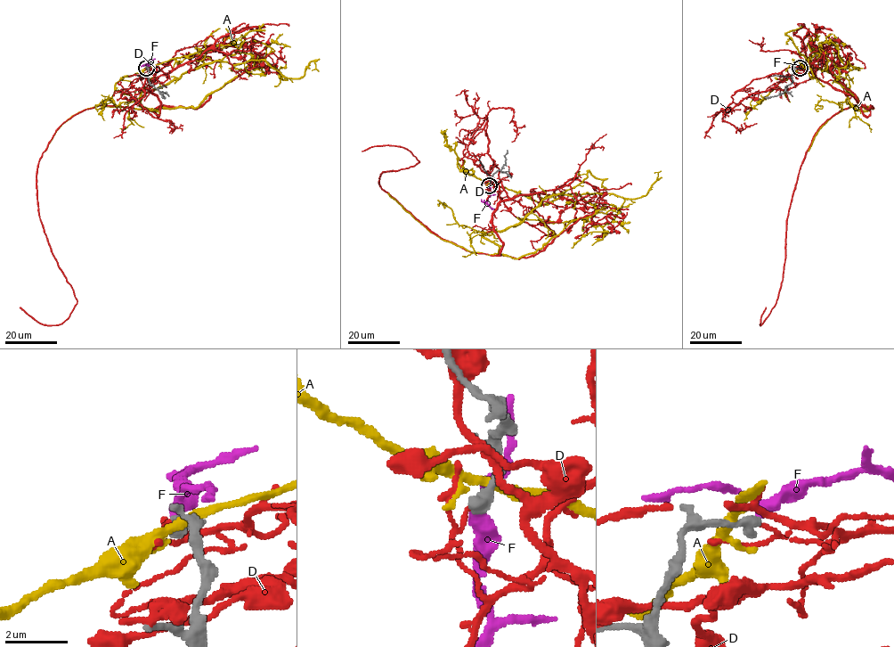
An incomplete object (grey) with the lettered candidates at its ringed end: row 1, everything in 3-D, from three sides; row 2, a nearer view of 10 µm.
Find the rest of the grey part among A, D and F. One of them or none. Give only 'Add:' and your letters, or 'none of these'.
Add: F

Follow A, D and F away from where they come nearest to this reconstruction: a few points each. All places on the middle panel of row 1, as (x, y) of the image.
A: (490, 184), (543, 204), (578, 193), (597, 210), (517, 258), (483, 235), (558, 194), (642, 197), (661, 171)
D: (488, 185), (507, 197), (498, 256), (440, 238), (381, 187), (419, 161), (408, 150), (361, 151)
F: (489, 185), (487, 203), (498, 209)

